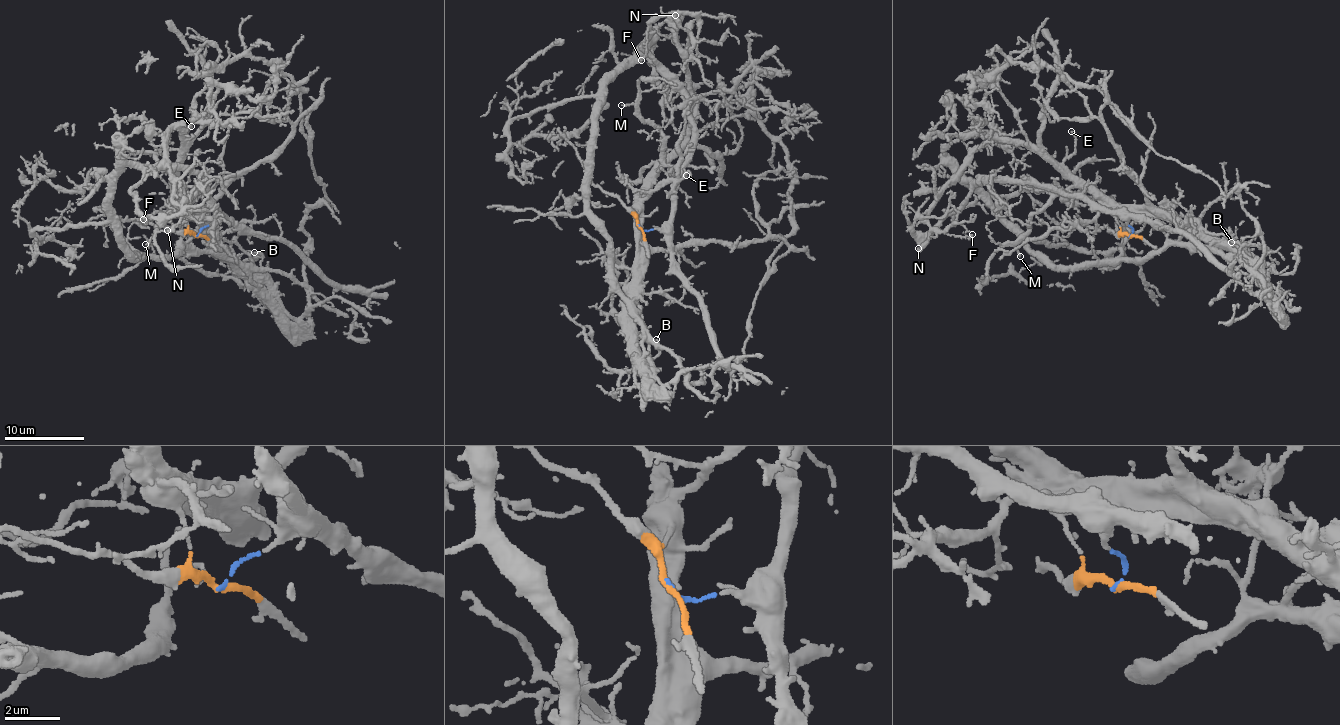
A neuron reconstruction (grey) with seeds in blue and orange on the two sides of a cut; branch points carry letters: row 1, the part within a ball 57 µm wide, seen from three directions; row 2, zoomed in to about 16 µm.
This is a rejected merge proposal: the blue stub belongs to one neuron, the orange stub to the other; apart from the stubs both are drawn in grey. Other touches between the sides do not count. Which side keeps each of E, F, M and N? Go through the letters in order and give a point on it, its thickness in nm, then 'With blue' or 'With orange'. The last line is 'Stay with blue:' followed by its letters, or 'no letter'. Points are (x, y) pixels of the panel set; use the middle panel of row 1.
E: Place: (686, 175). Thickness 150 nm. With orange
F: Place: (641, 60). Thickness 150 nm. With blue
M: Place: (621, 105). Thickness 140 nm. With orange
N: Place: (675, 15). Thickness 240 nm. With orange
Stay with blue: F

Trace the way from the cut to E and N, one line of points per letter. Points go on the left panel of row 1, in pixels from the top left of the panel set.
E: (197, 234), (187, 228), (186, 209), (180, 203), (170, 175), (192, 126)
N: (197, 234), (172, 196), (183, 146), (179, 130), (171, 128), (163, 149), (181, 220), (167, 230)

